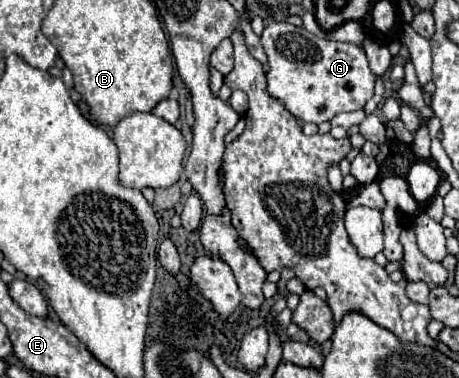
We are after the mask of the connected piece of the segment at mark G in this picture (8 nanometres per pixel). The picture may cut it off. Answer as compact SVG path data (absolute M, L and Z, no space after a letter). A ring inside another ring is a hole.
M285 20L269 22L261 34L261 44L267 54L267 92L269 96L283 102L283 106L299 120L303 122L315 122L321 124L325 120L331 120L339 112L353 112L363 110L365 102L373 96L375 88L375 74L369 70L367 58L363 48L347 42L335 42L319 38L305 28L293 26Z

